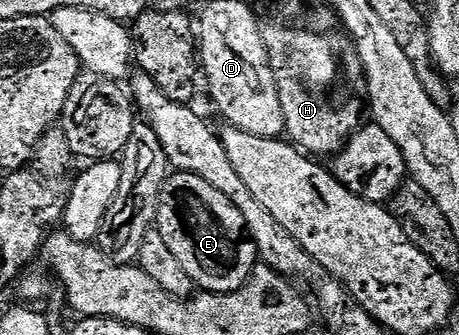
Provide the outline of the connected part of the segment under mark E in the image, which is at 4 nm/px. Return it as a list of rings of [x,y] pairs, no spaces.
[[[172,171],[168,175],[159,199],[157,231],[161,238],[165,238],[165,246],[169,246],[169,251],[177,257],[177,262],[181,262],[181,270],[189,274],[196,289],[205,292],[236,292],[255,269],[255,244],[247,234],[247,223],[245,218],[241,218],[241,210],[237,210],[237,206],[233,206],[233,202],[229,202],[221,190],[209,186],[205,178],[197,178],[197,174]]]

